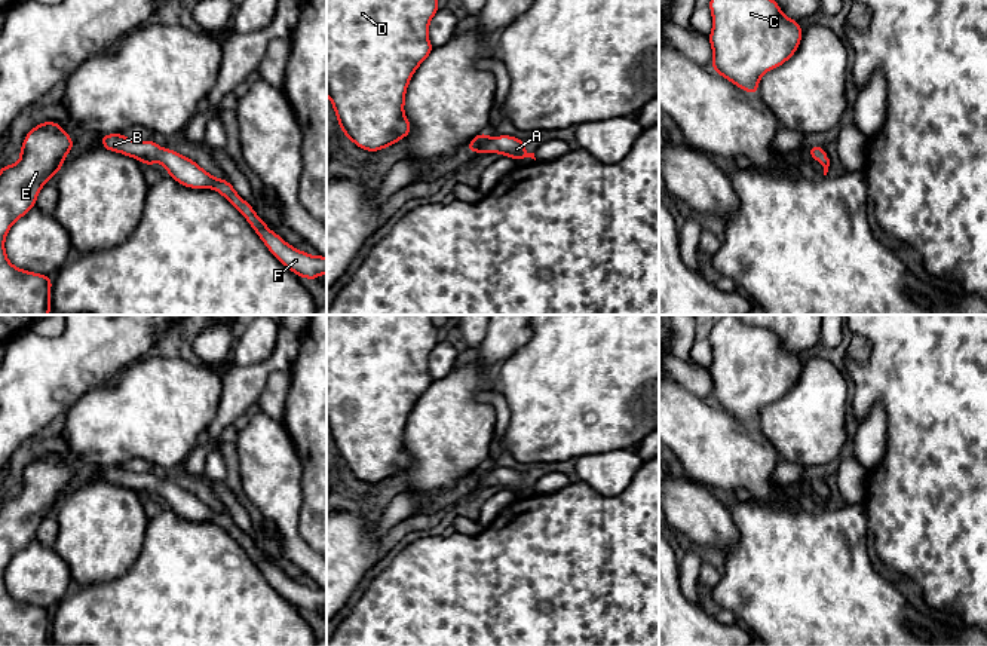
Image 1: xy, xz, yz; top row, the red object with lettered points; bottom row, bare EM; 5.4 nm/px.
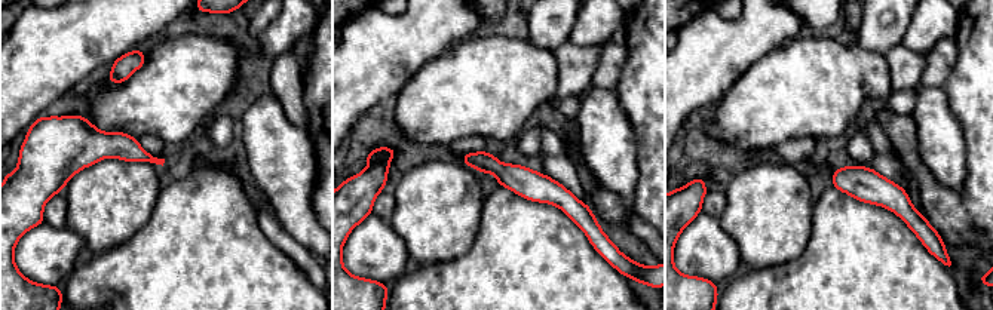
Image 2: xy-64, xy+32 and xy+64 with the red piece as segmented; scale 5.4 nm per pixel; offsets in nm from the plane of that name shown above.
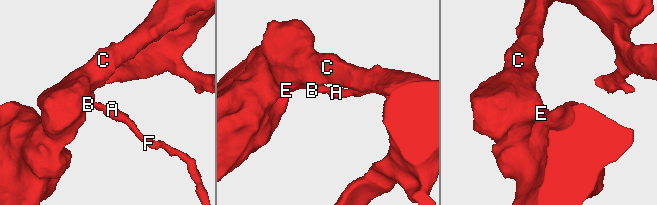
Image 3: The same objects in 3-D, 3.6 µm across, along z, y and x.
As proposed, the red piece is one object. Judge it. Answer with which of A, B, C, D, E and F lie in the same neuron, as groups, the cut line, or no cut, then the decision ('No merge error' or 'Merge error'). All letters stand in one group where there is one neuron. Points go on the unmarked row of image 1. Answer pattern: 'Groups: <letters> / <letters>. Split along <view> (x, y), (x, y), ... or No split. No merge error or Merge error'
Groups: A B C D E F. No split. No merge error

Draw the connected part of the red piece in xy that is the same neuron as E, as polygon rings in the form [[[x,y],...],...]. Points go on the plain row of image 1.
[[[43,454],[24,471],[21,492],[0,502],[0,646],[49,646],[52,610],[15,600],[6,588],[4,572],[12,557],[36,539],[40,521],[58,506],[73,471],[56,454]]]

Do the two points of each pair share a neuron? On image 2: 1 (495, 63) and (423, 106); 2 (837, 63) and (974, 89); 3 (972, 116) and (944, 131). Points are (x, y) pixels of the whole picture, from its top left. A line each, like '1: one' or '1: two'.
1: one
2: two
3: two

